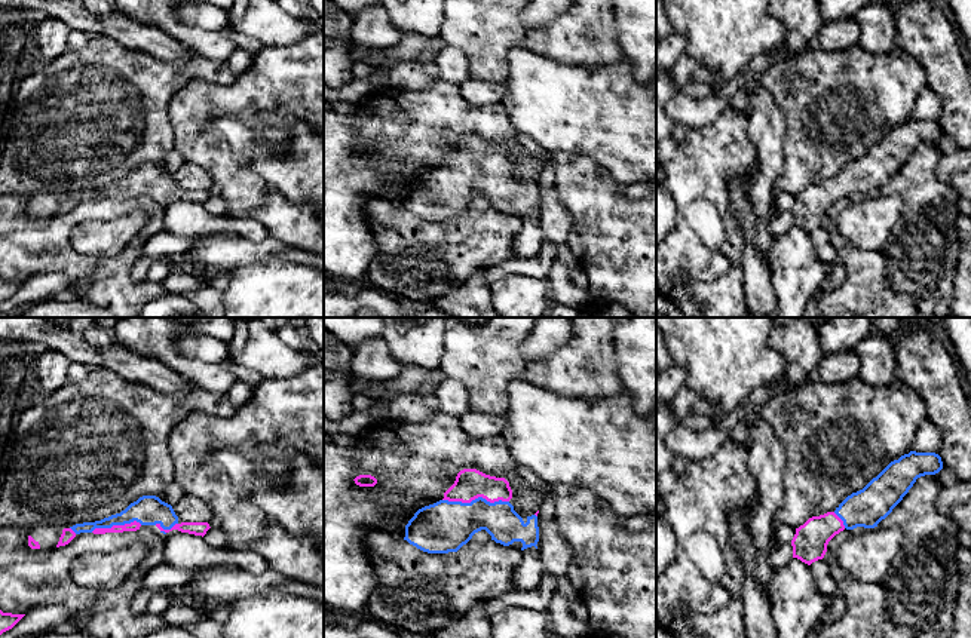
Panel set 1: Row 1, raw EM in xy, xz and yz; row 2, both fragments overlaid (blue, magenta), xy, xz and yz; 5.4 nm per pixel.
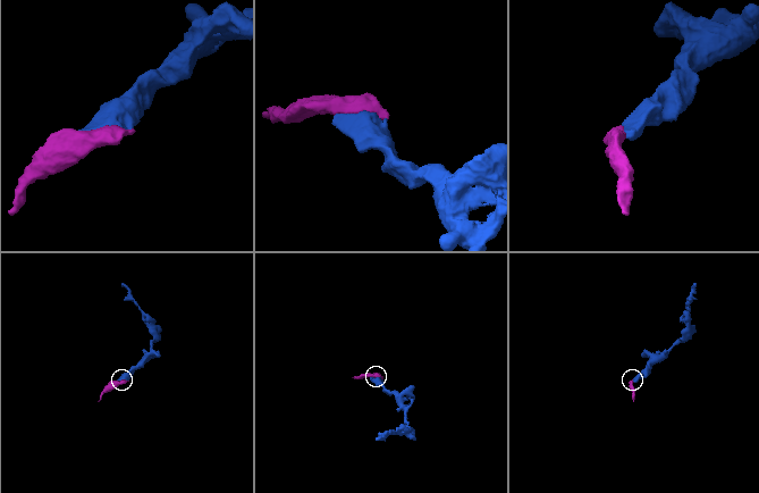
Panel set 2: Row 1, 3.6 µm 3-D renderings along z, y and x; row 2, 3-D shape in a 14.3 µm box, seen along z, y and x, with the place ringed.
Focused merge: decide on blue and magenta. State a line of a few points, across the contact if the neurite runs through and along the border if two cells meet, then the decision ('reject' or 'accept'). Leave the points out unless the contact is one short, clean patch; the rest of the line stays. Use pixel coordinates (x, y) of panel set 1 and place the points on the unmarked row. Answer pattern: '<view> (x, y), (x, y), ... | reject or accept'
accept

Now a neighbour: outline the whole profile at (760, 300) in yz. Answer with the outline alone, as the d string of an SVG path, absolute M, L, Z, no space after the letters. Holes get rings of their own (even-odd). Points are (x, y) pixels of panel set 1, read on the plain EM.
M736 178L728 187L730 208L744 236L742 282L745 306L751 318L775 318L777 297L769 267L756 245L756 220L750 200L750 178Z

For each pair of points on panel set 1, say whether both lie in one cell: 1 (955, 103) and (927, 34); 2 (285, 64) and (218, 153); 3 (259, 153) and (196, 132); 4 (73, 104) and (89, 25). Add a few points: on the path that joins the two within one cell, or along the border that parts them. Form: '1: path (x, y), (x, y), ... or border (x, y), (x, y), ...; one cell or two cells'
1: path (953, 86), (937, 51); one cell
2: path (256, 92), (217, 100), (202, 114), (202, 123); one cell
3: border (213, 117), (229, 147), (245, 156), (251, 168); two cells
4: border (91, 34), (109, 36), (123, 46); two cells

